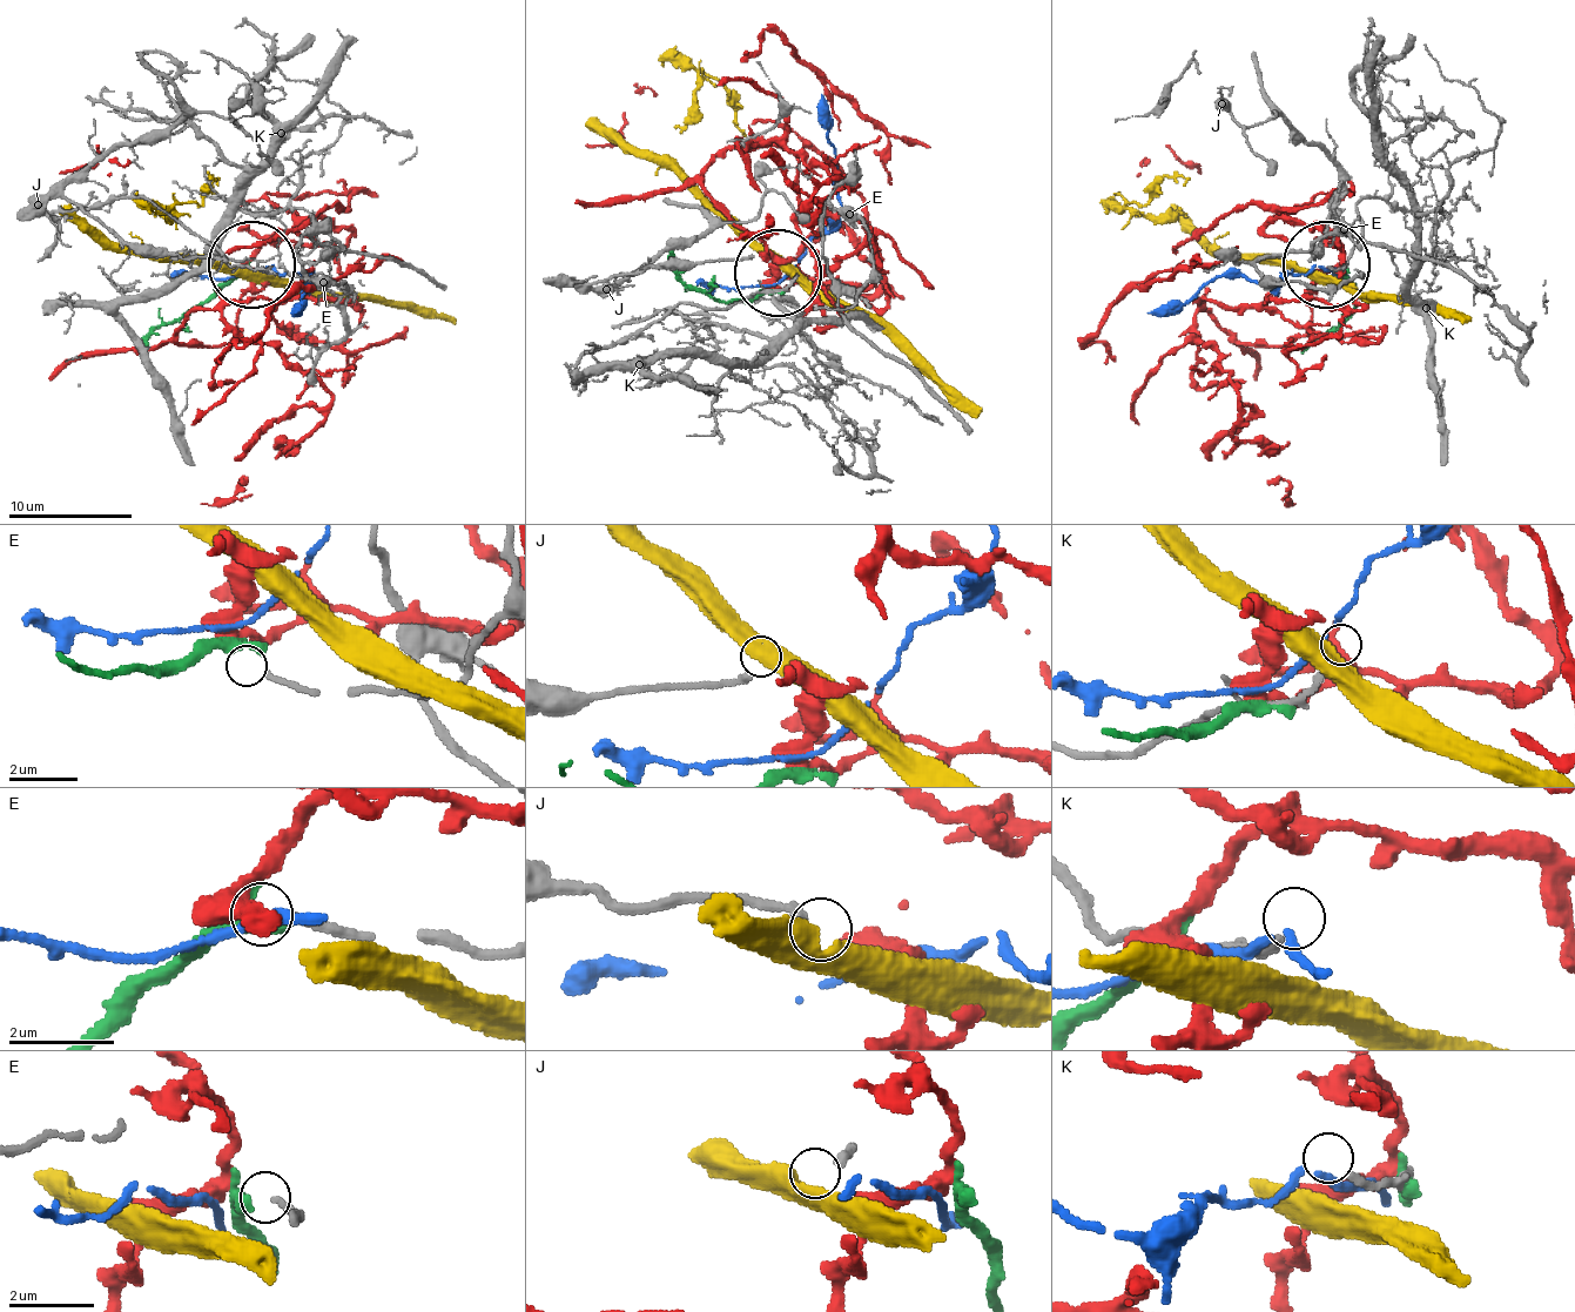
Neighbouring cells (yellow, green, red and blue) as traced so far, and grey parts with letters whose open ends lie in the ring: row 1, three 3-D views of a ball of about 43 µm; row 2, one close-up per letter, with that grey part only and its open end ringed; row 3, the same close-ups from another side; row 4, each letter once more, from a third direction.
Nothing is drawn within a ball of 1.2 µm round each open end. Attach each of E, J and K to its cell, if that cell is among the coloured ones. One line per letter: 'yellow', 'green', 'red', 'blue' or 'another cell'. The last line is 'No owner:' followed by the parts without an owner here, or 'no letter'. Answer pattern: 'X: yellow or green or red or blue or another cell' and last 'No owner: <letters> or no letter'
E: another cell
J: another cell
K: another cell
No owner: E, J, K

